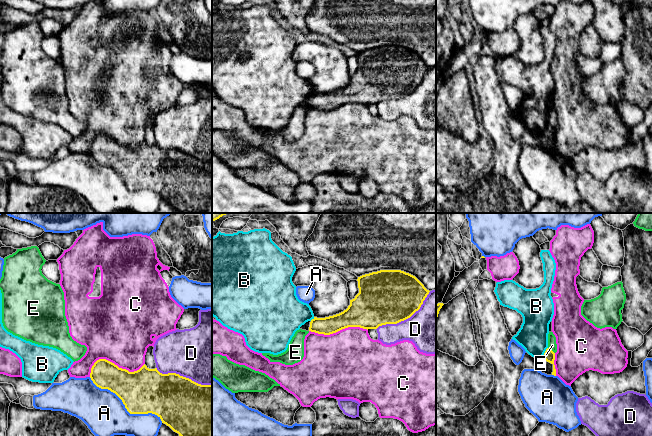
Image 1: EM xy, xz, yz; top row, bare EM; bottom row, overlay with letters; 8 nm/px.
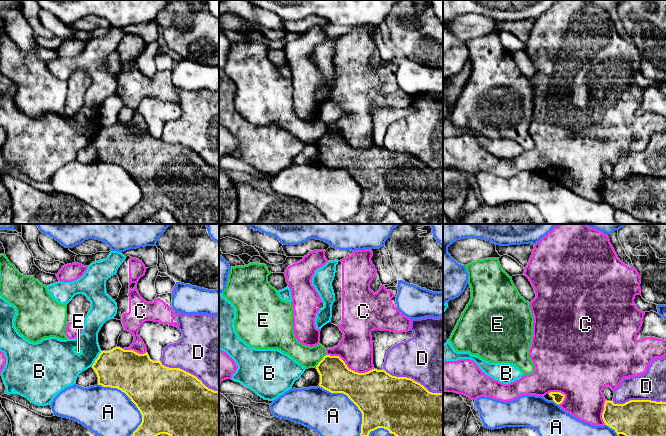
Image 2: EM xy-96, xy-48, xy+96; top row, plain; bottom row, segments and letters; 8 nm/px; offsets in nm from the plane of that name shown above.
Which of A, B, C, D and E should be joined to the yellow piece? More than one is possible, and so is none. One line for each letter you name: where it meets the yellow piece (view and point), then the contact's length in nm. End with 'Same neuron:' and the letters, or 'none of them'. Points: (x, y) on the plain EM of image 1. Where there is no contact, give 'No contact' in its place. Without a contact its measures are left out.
Same neuron: none of them

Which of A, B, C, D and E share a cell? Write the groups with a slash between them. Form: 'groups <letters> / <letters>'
groups A / B / C / D / E

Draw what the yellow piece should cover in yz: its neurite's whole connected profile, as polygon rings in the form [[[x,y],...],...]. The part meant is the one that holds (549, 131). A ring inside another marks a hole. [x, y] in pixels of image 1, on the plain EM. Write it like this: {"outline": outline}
{"outline": [[[547,124],[542,135],[546,136],[547,138],[549,138],[553,141],[552,151],[556,152],[556,145],[555,145],[555,141],[554,141],[555,129],[551,125]]]}

